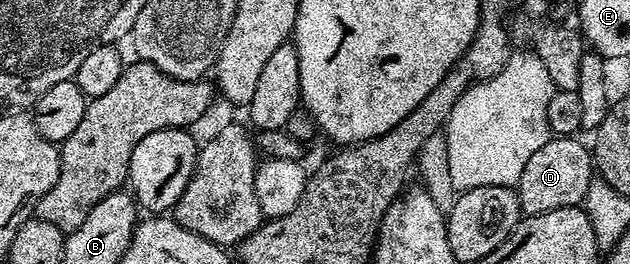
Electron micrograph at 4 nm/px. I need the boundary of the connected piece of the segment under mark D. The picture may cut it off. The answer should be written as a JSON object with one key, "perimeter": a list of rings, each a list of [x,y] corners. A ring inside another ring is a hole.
{"perimeter":[[[550,137],[523,165],[523,177],[516,185],[517,200],[525,215],[551,213],[551,209],[581,207],[587,197],[587,189],[595,177],[593,156],[577,137]]]}

